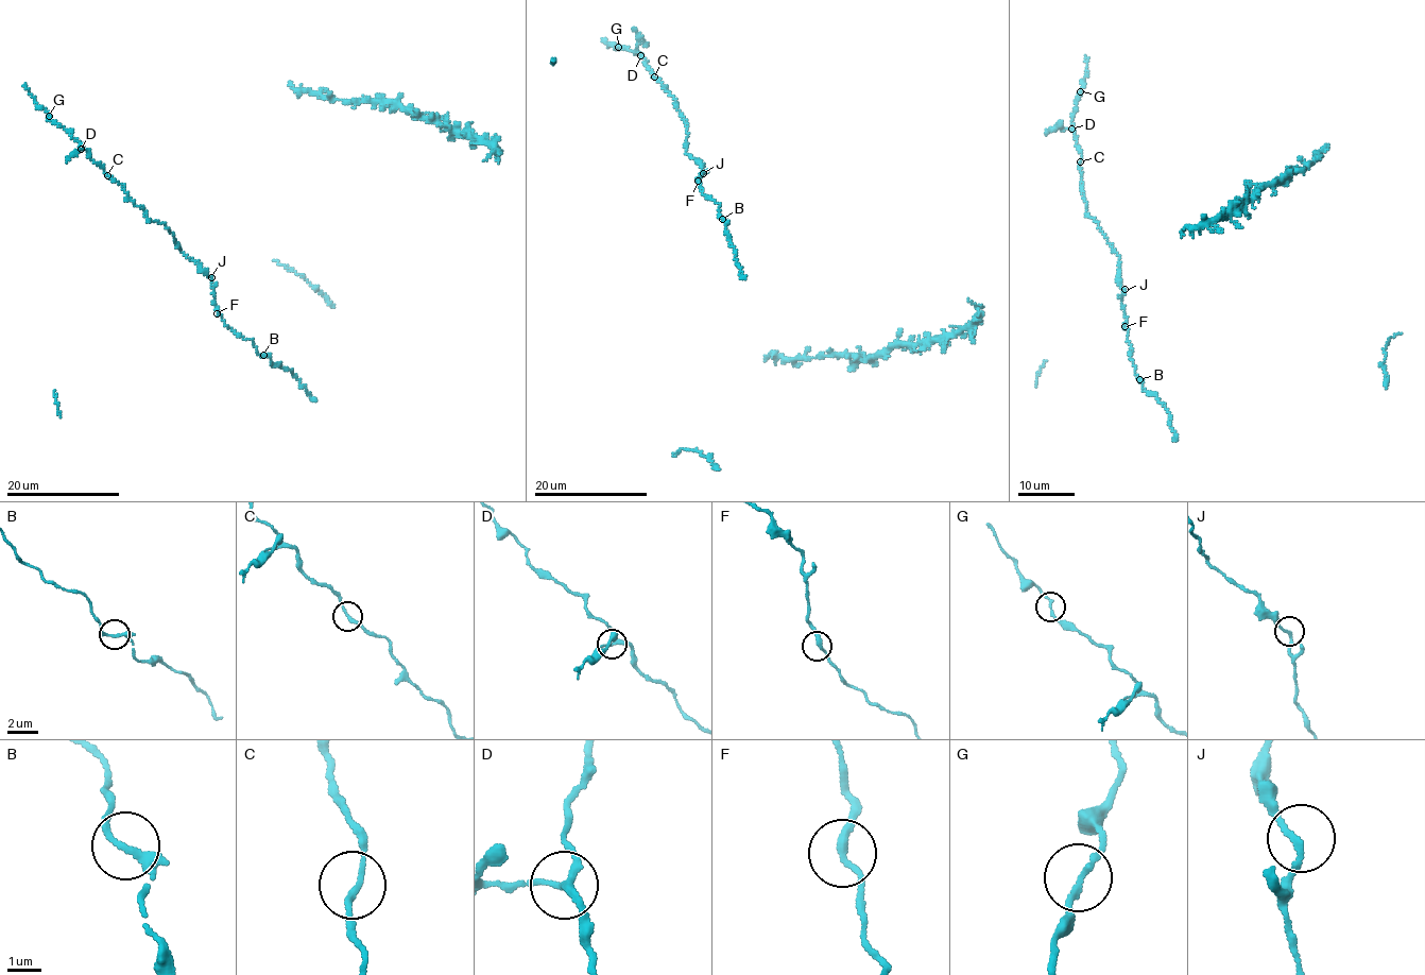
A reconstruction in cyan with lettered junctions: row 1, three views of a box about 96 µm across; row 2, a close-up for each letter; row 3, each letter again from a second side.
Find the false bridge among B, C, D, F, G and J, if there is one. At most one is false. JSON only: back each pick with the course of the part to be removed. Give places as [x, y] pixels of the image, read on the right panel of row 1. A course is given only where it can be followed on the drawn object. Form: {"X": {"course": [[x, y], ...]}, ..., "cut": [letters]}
{"D": {"course": [[1071, 129], [1051, 129], [1046, 136]]}, "cut": ["D"]}

